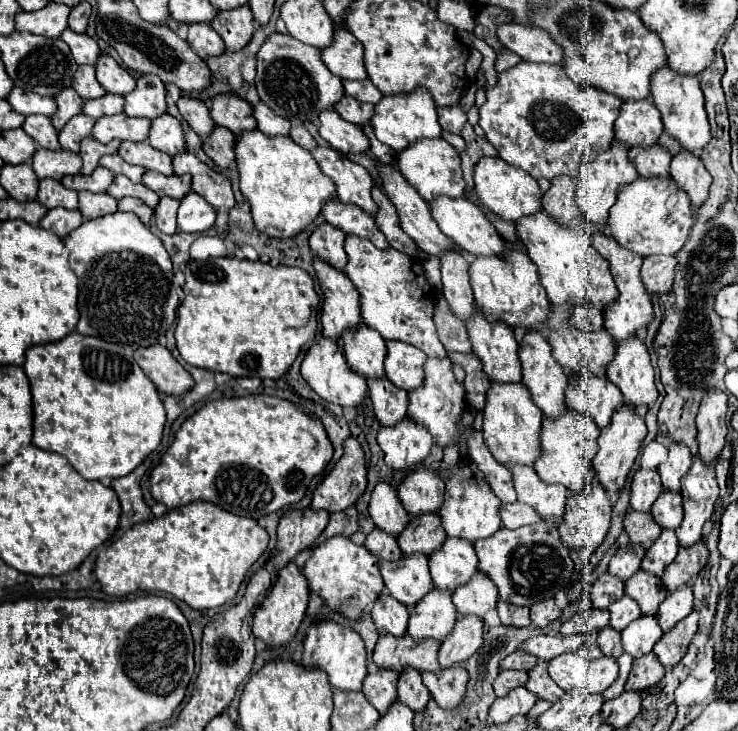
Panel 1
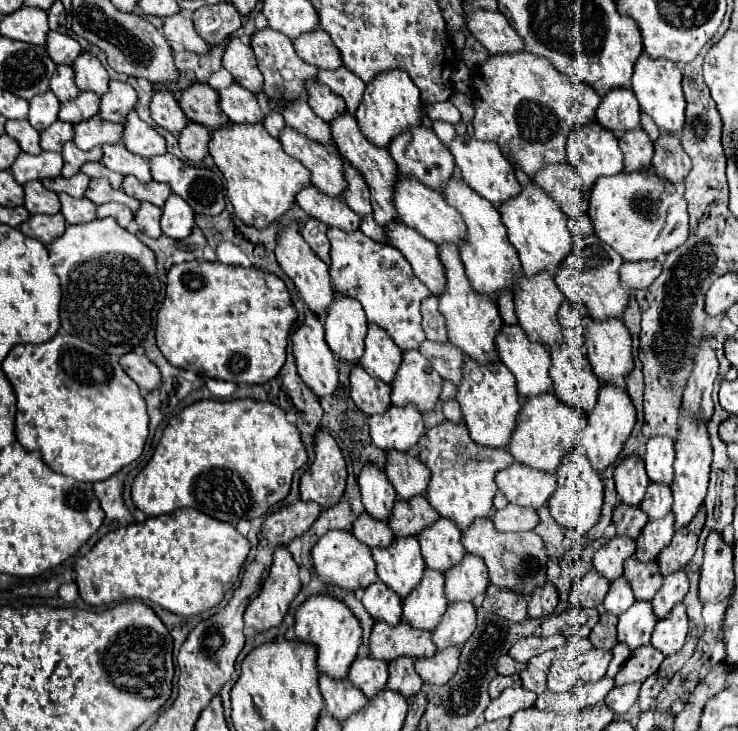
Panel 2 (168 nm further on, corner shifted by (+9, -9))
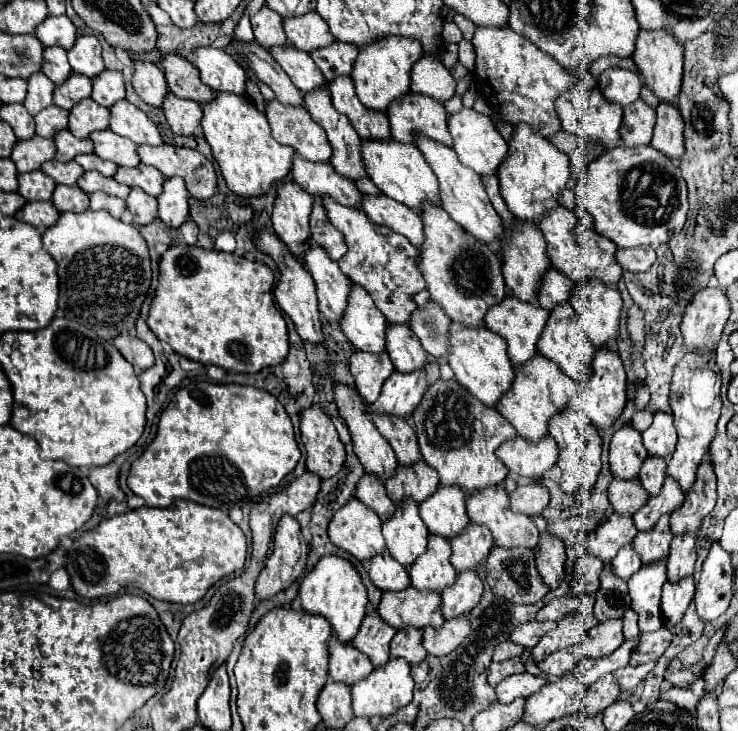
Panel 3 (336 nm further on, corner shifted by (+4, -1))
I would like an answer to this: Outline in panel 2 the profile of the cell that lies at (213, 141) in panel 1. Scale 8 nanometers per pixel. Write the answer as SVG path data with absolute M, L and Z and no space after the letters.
M189 122L189 126L179 136L181 152L193 162L203 162L209 156L209 142L211 142L211 132L195 122Z

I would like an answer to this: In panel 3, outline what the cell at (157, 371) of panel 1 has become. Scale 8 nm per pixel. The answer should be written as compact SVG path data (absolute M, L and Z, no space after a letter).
M118 334L118 338L114 338L114 346L118 348L118 352L140 372L146 370L154 364L154 354L150 350L150 346L140 340L138 336L130 336L130 334Z

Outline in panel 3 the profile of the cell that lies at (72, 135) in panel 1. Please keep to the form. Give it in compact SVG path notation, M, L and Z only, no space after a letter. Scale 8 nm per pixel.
M48 106L46 110L38 112L34 116L36 120L36 134L42 138L54 138L58 130L64 130L68 126L68 110L62 110L60 106Z

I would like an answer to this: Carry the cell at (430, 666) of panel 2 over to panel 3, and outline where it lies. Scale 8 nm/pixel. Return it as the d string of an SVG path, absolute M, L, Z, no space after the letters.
M466 616L450 618L450 620L444 620L444 624L438 630L432 630L432 626L426 626L426 630L422 632L424 632L424 648L428 650L428 654L446 656L470 634L470 620Z

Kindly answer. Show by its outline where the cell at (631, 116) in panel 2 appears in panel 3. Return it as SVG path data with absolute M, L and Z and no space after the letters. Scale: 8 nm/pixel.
M608 68L600 74L598 88L610 102L628 106L640 98L642 82L640 82L640 76L634 74L632 70Z

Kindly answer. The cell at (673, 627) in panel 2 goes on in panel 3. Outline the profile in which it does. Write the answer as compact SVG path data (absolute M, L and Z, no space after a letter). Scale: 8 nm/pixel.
M694 576L680 578L678 582L666 580L666 586L662 590L662 612L670 626L682 620L688 604L694 598L694 584Z

